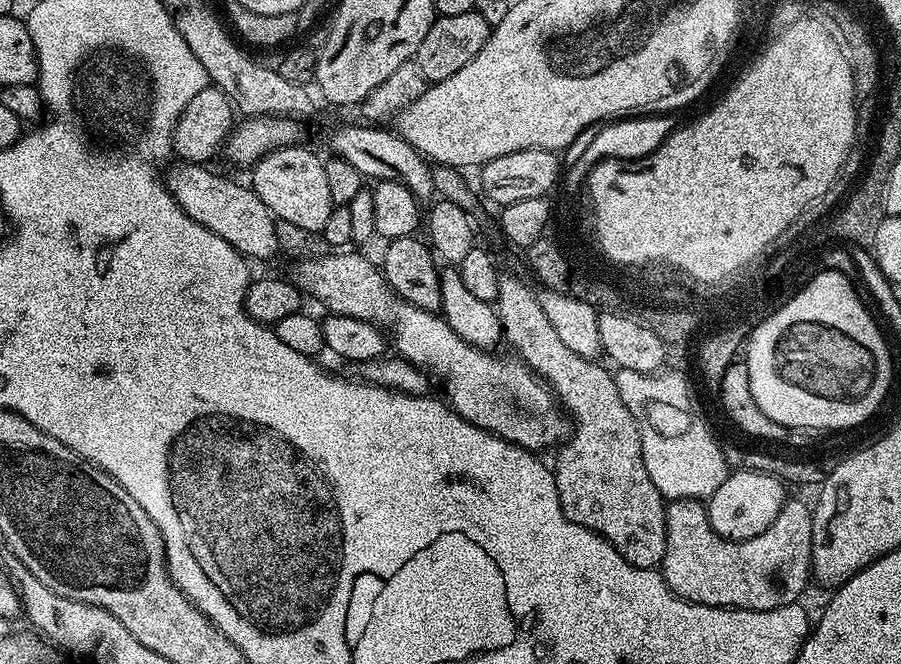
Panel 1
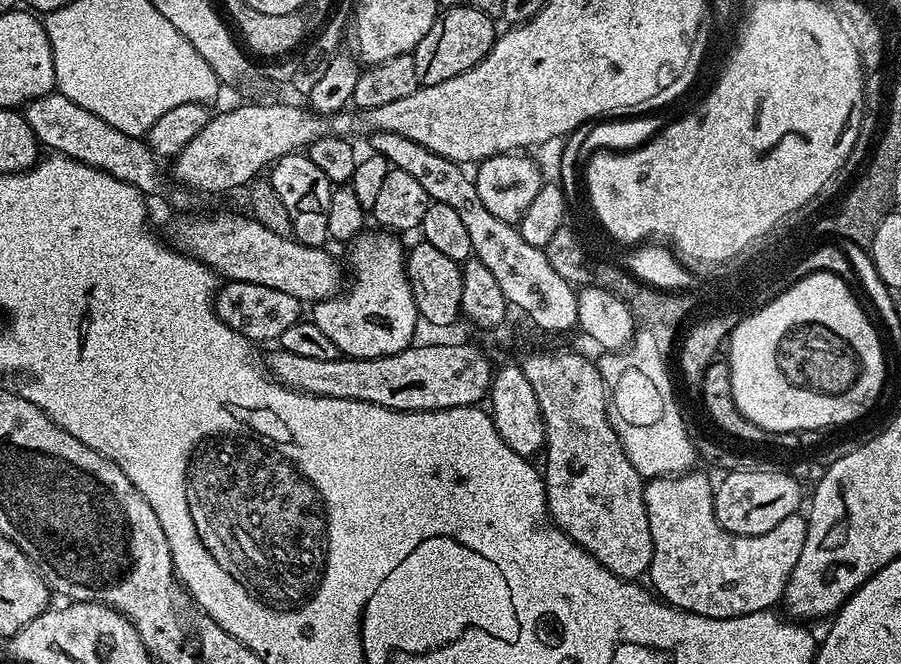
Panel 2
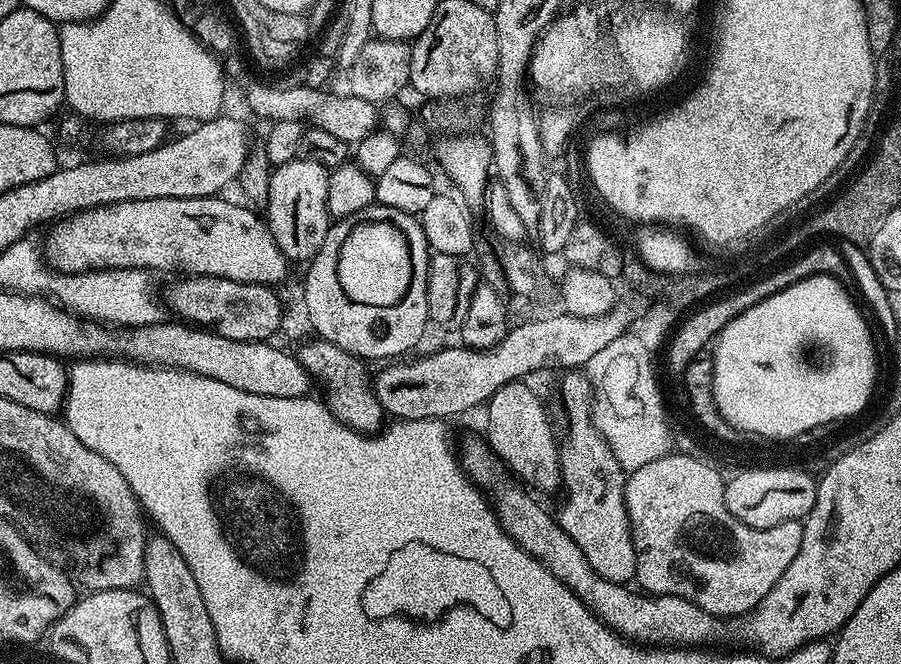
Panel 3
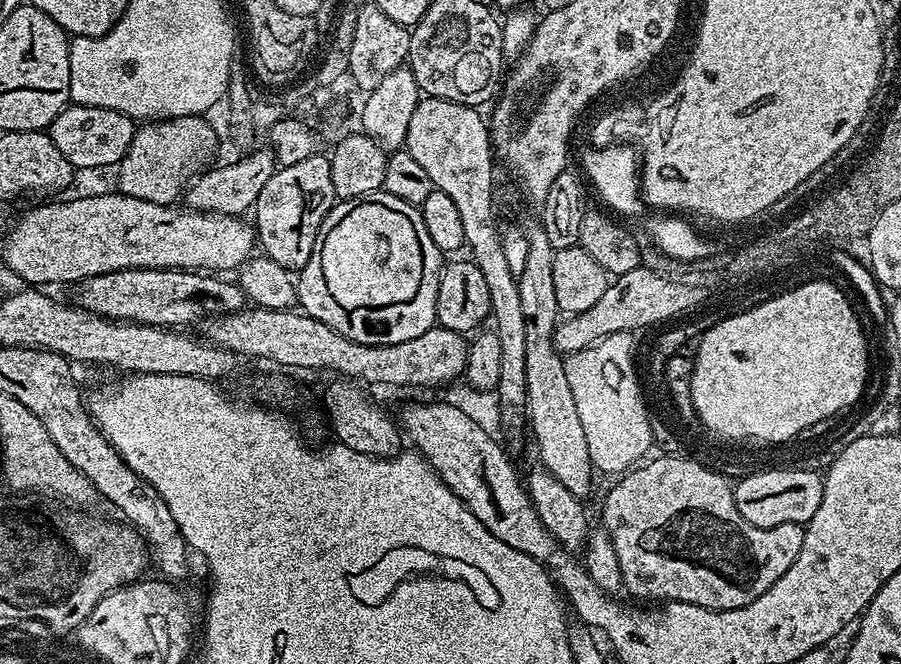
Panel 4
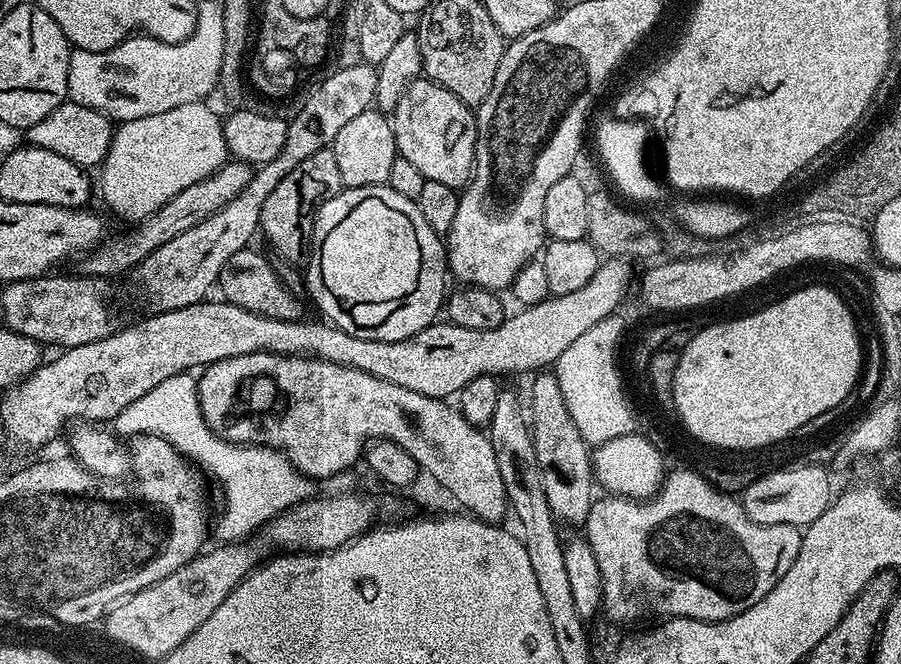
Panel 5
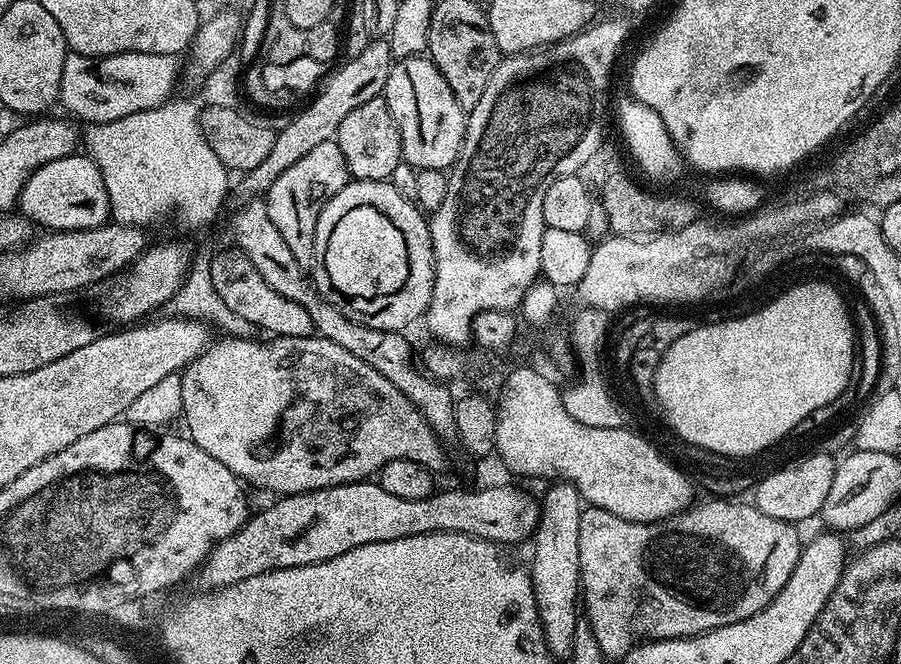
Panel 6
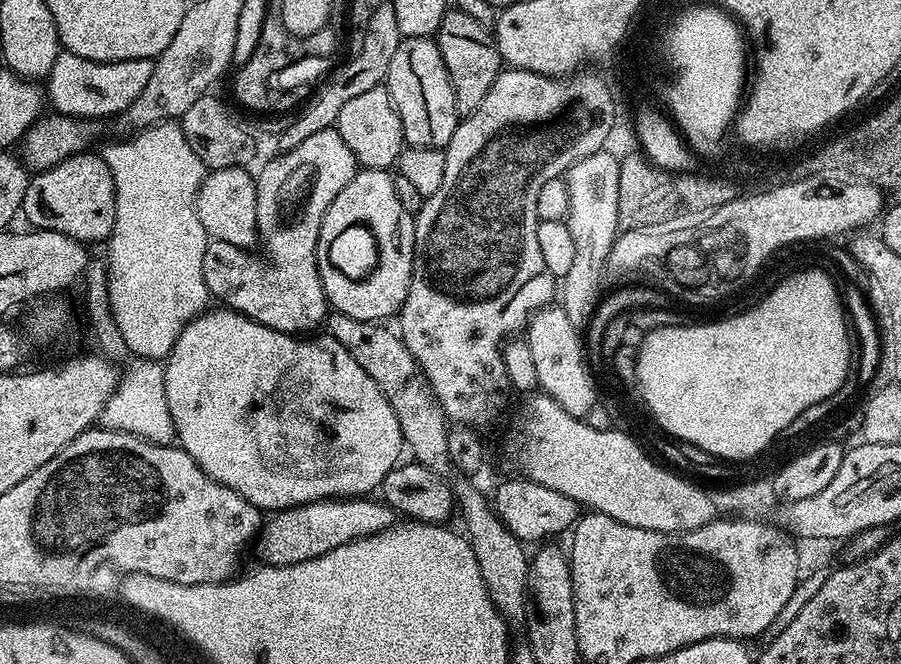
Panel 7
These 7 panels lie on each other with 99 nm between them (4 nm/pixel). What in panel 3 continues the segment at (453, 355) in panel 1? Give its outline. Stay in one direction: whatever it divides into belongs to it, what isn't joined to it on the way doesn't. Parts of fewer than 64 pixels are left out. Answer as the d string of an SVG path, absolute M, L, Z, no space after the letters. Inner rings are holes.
M220 194L198 198L150 198L105 204L103 208L86 208L55 225L57 228L48 236L47 263L64 274L86 274L91 270L110 268L162 268L166 272L180 272L176 274L188 276L217 276L234 282L280 286L288 276L290 265L284 249L259 211L235 199L224 198Z

